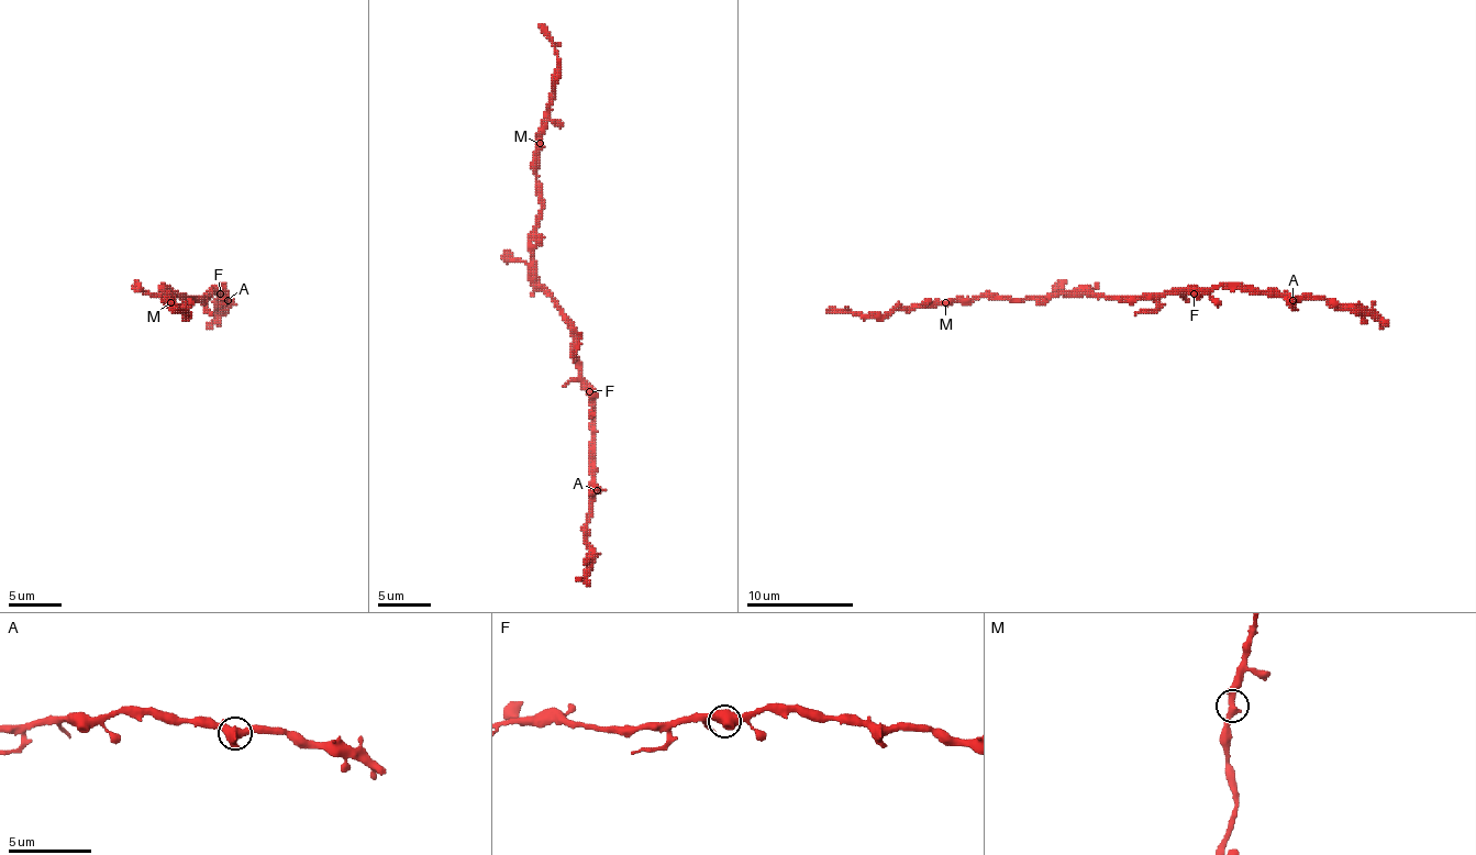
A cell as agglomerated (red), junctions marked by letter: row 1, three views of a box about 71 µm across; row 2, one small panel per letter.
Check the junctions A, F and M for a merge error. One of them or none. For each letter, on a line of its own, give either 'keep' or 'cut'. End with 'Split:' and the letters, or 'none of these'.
A: keep
F: keep
M: keep
Split: none of these

